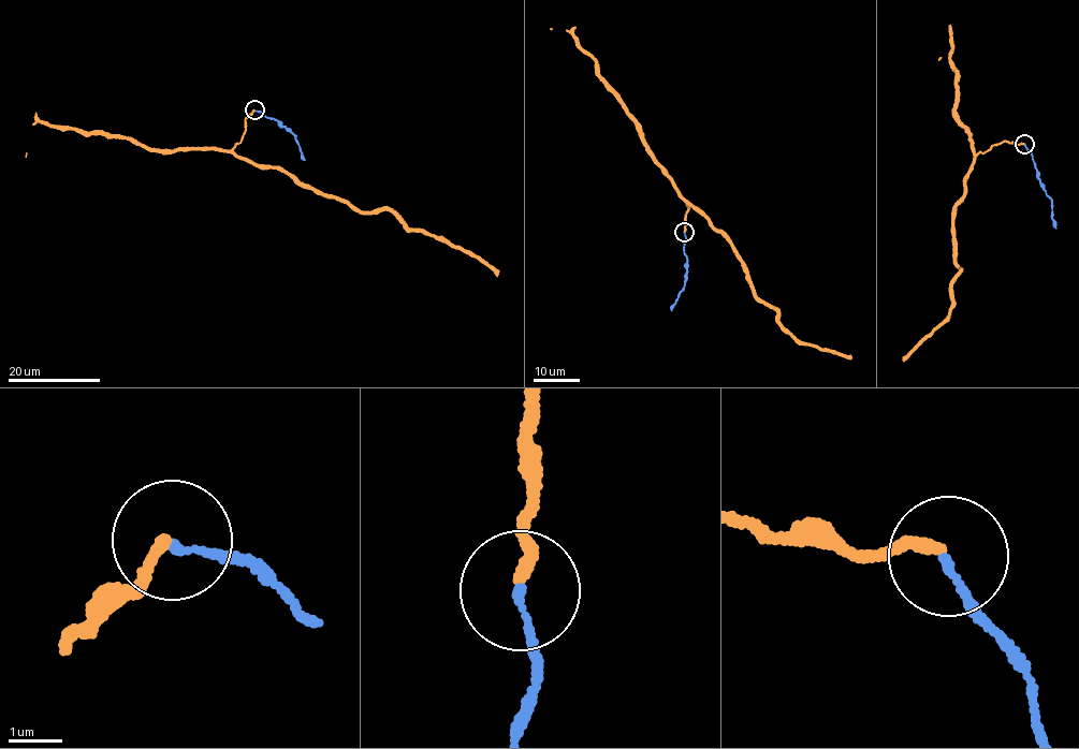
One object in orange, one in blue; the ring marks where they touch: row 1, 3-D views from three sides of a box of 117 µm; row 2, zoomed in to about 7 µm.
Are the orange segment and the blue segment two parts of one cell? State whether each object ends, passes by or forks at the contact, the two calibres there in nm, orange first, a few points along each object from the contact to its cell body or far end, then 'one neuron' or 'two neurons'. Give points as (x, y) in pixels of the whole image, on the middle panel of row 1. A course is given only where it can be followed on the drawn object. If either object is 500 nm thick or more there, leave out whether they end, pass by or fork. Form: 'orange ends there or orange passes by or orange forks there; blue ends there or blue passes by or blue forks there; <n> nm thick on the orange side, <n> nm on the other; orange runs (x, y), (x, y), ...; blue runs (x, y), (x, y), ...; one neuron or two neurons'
orange ends there; blue ends there; 220 nm thick on the orange side, 150 nm on the other; orange runs (685, 232), (689, 207), (679, 194), (728, 237), (749, 284), (774, 306), (785, 329), (799, 341), (848, 356); blue runs (685, 232), (685, 283), (671, 310); one neuron

